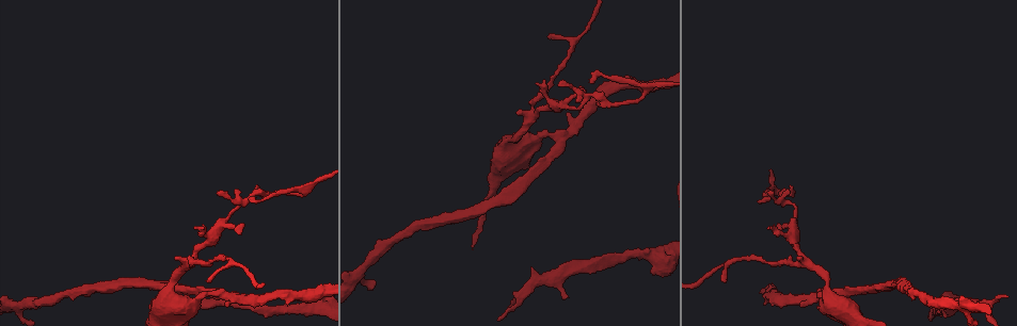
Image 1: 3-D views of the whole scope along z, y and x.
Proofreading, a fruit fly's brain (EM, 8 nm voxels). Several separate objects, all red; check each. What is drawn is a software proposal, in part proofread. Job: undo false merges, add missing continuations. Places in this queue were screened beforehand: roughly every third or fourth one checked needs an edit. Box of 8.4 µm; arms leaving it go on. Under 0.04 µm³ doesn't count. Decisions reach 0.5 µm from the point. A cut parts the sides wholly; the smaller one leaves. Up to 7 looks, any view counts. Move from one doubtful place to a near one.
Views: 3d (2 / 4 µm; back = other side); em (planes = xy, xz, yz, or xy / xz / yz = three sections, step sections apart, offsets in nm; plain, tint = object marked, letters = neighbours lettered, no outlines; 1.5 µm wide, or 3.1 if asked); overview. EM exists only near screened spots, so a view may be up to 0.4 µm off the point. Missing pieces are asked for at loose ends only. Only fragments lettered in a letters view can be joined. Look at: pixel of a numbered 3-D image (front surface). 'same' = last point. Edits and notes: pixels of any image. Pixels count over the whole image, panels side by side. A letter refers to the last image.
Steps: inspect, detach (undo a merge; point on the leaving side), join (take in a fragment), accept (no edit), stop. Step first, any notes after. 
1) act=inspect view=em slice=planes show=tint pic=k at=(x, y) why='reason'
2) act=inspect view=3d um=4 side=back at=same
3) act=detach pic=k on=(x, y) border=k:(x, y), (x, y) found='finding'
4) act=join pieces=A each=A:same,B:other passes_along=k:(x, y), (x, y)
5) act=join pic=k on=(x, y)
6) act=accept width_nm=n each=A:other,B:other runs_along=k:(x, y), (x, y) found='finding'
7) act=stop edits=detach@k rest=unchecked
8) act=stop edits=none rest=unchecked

act=inspect view=3d um=4 pic=1 at=(648, 252) why='sudden change in width'

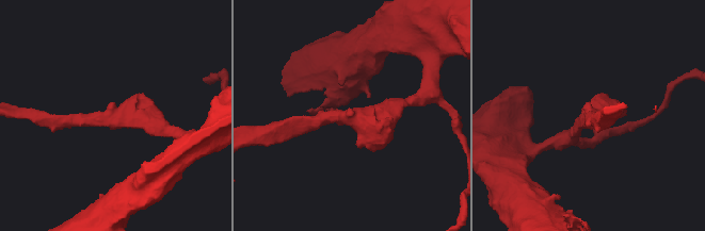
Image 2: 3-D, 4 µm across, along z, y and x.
act=inspect view=em slice=planes show=tint pic=2 at=(112, 116) arm_widths_nm=220,260 why='need the tissue'

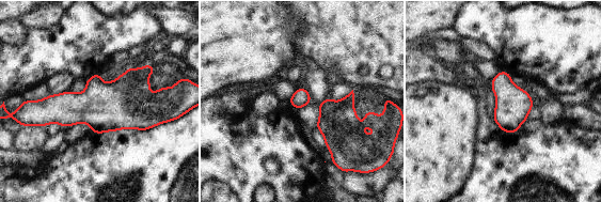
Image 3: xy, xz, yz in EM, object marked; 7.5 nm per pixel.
act=inspect view=em slice=planes show=letters at=same

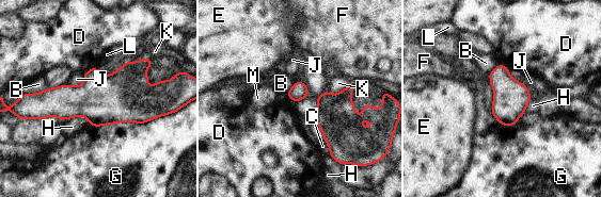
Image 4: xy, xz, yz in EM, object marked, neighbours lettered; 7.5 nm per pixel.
act=accept each=B:other,C:other,D:other,E:other,F:other,G:other,H:other,J:other,K:other,L:other,M:other border=4:(83, 75), (79, 85), (67, 84) found='one cell here'

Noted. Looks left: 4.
act=inspect view=em slice=planes show=letters pic=1 at=(215, 290) why='thick turns thin'

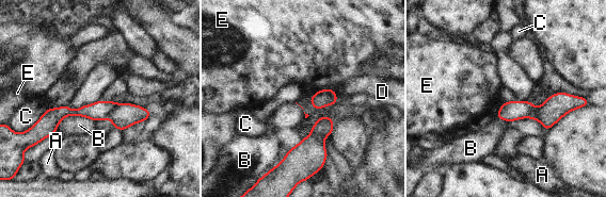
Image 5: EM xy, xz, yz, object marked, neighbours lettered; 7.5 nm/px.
act=detach pic=5 on=(124, 115) each=A:other,B:other,C:other,D:other,E:other border=5:(116, 103), (107, 117) found='a second cell is stuck on'

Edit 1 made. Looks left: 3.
act=inspect view=overview

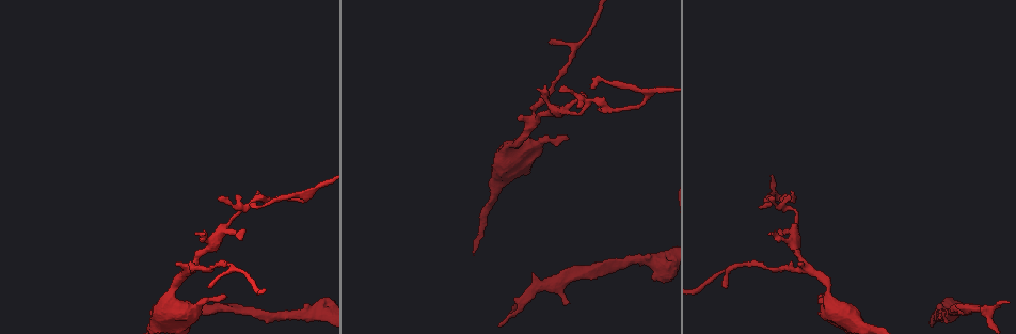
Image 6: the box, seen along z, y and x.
act=inspect view=em slice=planes show=letters pic=6 at=(240, 239) why='free end'

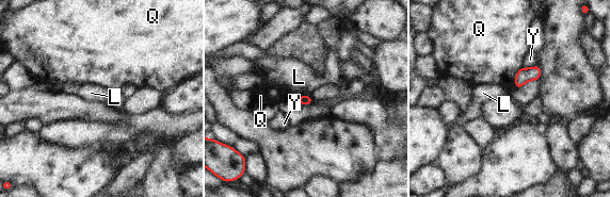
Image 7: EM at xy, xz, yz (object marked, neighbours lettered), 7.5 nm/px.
act=accept each=L:other,Q:other,Y:other border=7:(302, 94), (308, 95) found='no lettered fragment goes on from it'

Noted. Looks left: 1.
act=stop edits=detach@5 rest=unchecked

